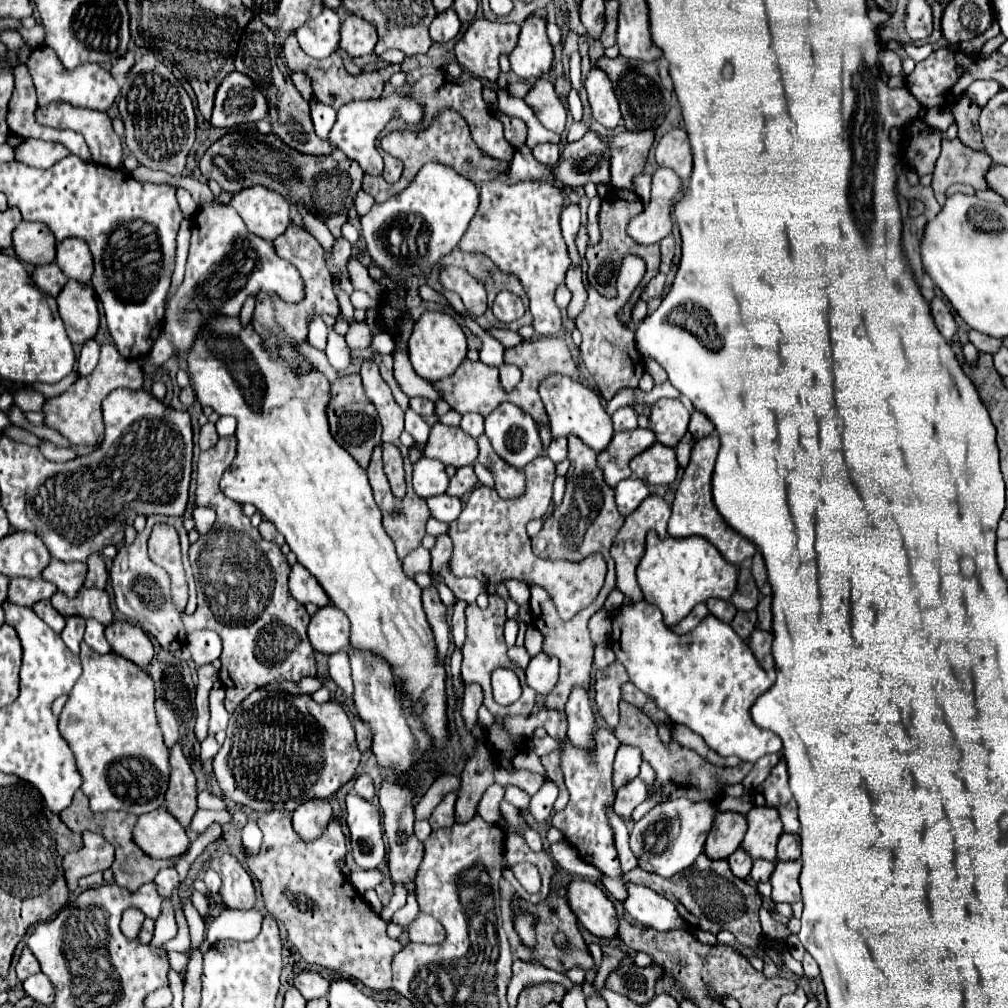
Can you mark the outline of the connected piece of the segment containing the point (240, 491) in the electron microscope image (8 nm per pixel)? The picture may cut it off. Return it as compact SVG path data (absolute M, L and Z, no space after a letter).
M214 317L214 321L210 319L208 325L200 329L198 341L188 353L188 371L198 401L210 405L218 415L232 415L238 421L238 455L222 475L222 493L238 503L254 505L276 525L300 565L316 577L330 603L350 619L352 649L366 649L388 661L398 693L412 701L412 713L430 735L432 747L442 749L450 737L446 717L446 669L438 661L436 641L422 609L422 589L402 571L394 543L382 527L382 515L374 503L366 471L330 437L326 419L328 379L316 369L304 377L296 377L286 363L278 363L274 355L264 351L262 339L252 325L240 327L238 317Z

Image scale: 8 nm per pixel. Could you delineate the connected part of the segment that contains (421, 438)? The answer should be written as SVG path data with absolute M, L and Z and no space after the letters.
M412 409L406 411L406 433L410 433L414 437L414 443L420 451L426 449L426 441L428 441L428 435L430 435L430 427L428 423L418 415L414 413Z

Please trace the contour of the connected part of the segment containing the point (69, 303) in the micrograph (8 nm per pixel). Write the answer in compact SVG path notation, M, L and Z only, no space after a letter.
M70 279L64 285L62 293L56 297L56 301L70 341L74 345L84 345L88 339L94 339L100 323L92 283L80 283Z

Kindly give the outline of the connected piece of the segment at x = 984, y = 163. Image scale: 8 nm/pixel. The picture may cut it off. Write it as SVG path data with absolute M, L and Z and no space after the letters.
M942 139L942 153L936 161L932 189L936 195L936 201L942 205L946 199L946 189L952 183L968 183L974 189L988 189L986 185L986 173L990 169L992 161L986 151L974 151L962 145L958 139L948 141Z

